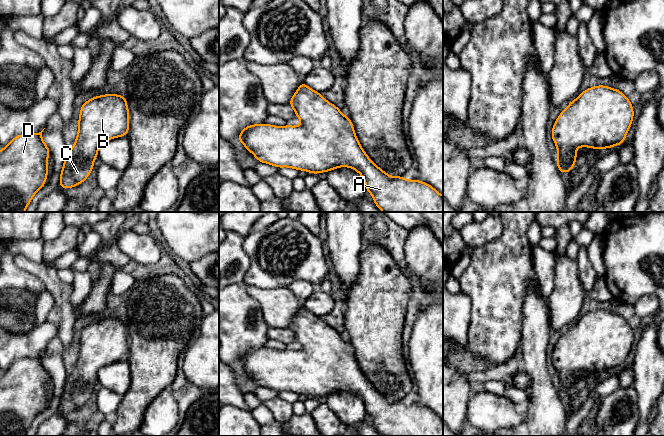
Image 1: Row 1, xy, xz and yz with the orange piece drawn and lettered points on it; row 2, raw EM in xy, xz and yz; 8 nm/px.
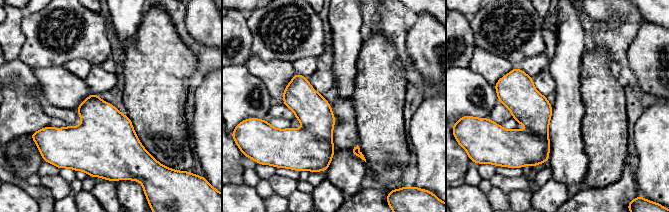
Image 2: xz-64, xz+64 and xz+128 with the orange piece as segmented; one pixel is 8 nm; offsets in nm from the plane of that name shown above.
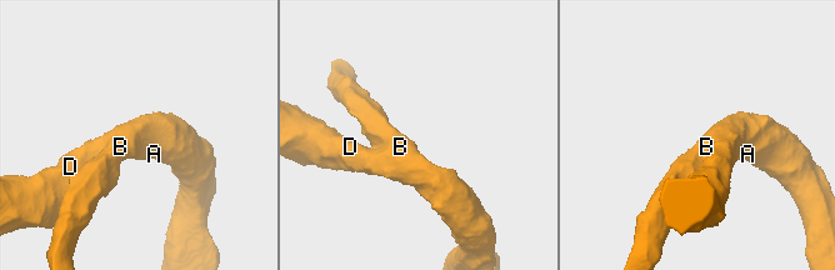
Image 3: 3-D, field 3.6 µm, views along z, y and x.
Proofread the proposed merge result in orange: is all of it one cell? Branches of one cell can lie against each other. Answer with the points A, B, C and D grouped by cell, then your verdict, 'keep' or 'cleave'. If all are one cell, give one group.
A B C D | keep

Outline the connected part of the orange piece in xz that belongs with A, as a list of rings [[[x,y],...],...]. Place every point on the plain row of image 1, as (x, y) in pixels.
[[[302,306],[290,323],[289,329],[302,345],[301,350],[273,350],[255,348],[245,351],[238,364],[258,384],[277,392],[290,391],[298,395],[319,398],[338,391],[350,391],[365,404],[367,416],[383,436],[443,436],[443,420],[431,409],[419,404],[405,404],[403,400],[389,400],[365,377],[360,369],[353,348],[340,333],[329,327],[321,317]]]

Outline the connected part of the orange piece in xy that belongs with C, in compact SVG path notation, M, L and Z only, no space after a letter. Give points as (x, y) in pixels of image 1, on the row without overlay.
M106 318L90 322L83 327L78 344L78 359L72 373L67 374L61 394L59 409L63 413L75 411L90 399L94 384L98 381L98 371L116 361L127 360L129 356L129 333L126 320Z

